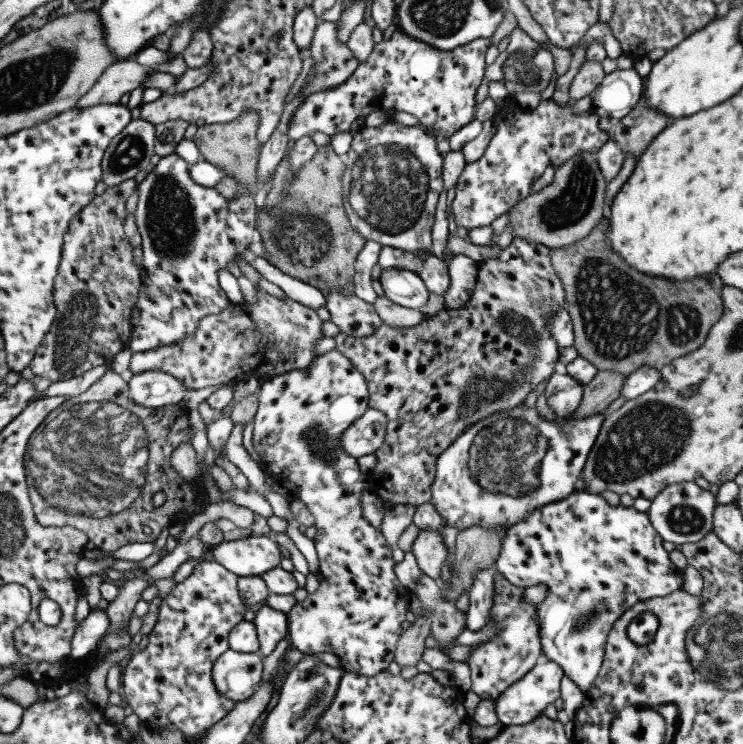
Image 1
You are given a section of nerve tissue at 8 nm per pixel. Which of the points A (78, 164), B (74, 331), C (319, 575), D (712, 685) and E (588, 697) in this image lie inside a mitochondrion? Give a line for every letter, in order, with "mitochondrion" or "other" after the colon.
A: other
B: mitochondrion
C: other
D: mitochondrion
E: other

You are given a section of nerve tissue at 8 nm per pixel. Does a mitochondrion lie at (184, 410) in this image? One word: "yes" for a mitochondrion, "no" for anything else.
no

